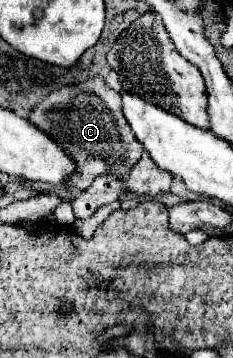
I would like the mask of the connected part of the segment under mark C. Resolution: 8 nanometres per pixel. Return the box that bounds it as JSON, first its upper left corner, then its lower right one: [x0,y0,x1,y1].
[29,77,145,191]

